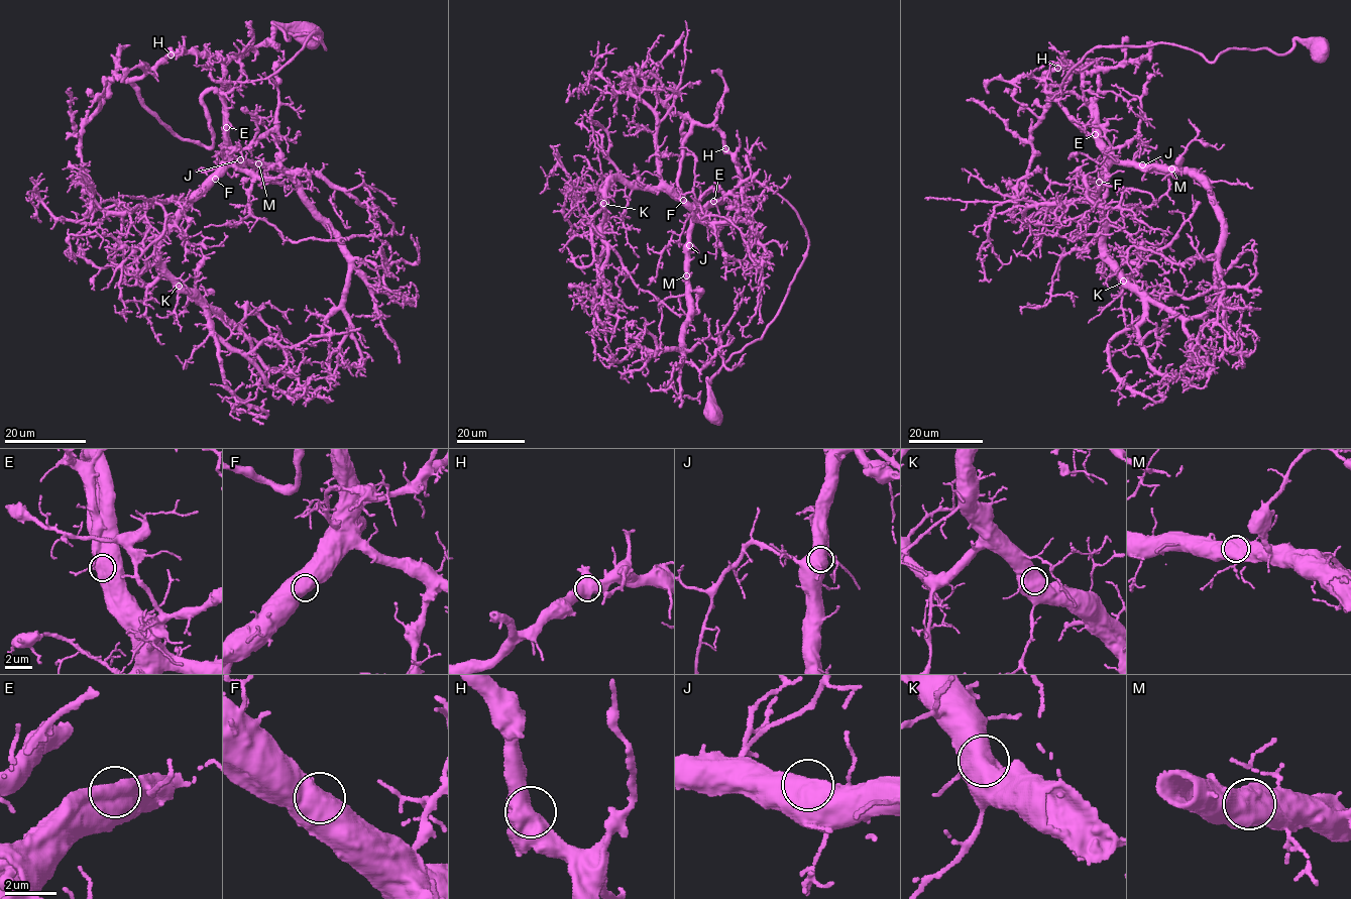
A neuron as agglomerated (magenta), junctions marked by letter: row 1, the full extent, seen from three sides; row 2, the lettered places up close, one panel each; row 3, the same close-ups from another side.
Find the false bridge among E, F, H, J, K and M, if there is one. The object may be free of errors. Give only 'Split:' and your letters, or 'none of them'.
Split: none of them

